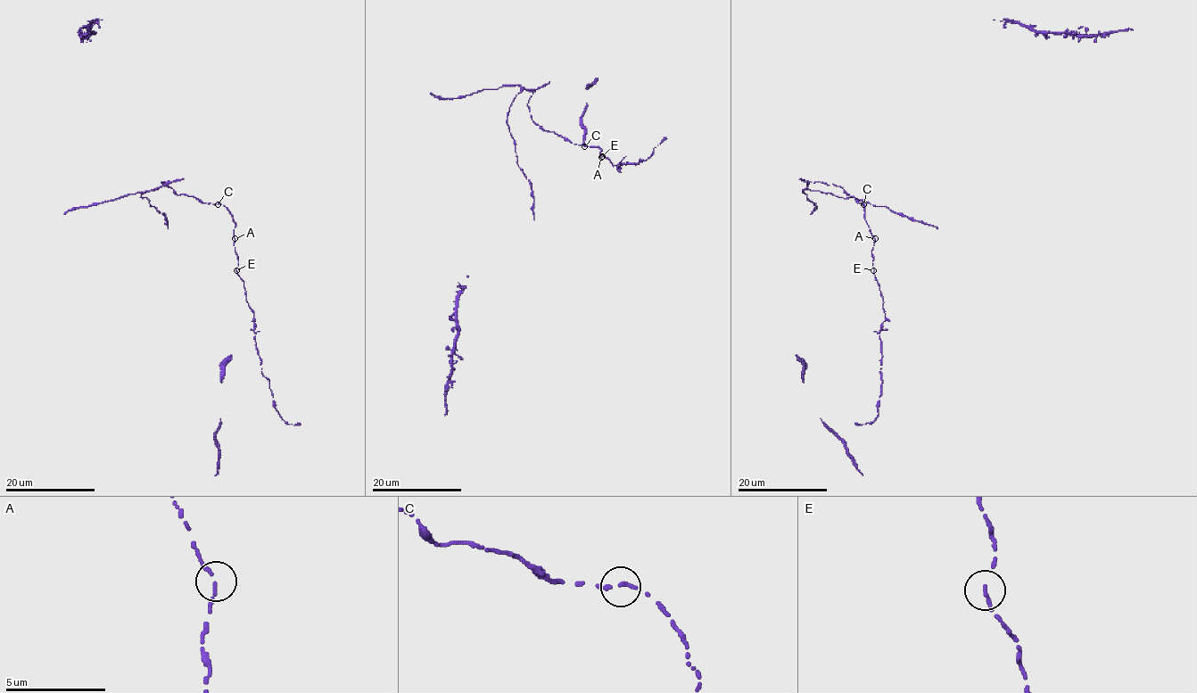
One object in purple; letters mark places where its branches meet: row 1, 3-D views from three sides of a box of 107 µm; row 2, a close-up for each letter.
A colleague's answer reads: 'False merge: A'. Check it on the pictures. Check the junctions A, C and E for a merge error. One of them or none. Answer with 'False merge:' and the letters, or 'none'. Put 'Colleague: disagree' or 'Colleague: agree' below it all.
False merge: none
Colleague: disagree

